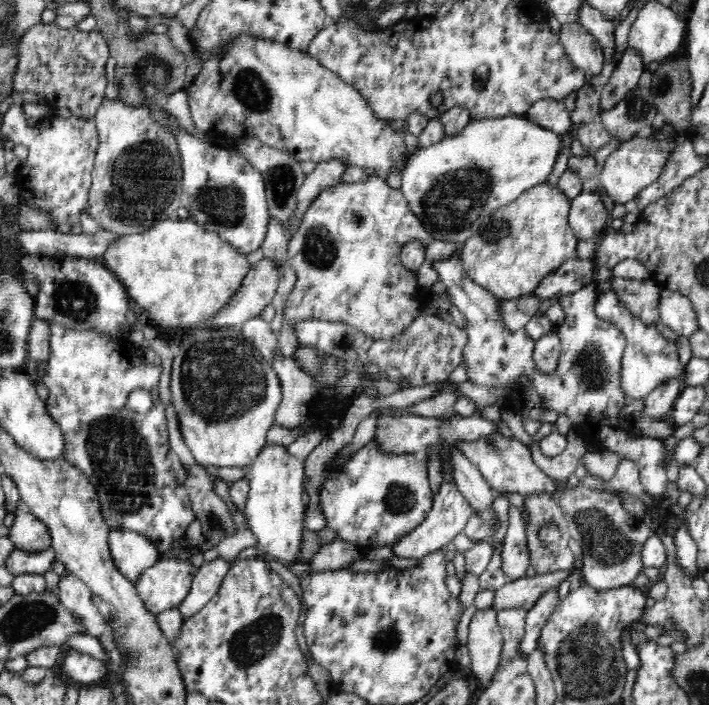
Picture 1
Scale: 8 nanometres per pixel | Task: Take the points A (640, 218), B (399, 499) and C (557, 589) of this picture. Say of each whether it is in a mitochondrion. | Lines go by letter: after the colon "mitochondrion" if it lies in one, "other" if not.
A: other
B: mitochondrion
C: other

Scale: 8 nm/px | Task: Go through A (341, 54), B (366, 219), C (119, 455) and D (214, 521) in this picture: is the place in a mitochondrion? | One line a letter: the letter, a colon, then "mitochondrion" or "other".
A: other
B: other
C: mitochondrion
D: mitochondrion

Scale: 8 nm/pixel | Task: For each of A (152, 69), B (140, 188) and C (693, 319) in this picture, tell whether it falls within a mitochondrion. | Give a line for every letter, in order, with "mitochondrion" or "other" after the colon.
A: mitochondrion
B: mitochondrion
C: other

